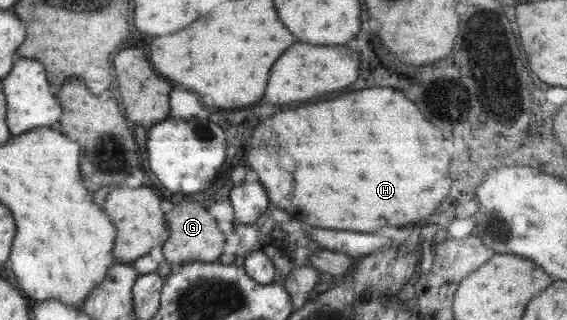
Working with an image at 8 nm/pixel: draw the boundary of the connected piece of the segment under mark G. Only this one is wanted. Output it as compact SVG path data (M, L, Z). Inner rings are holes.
M178 202L173 208L164 214L168 228L168 239L161 245L163 258L173 268L188 262L218 262L224 247L224 235L216 226L214 215L210 215L207 206L197 202Z

